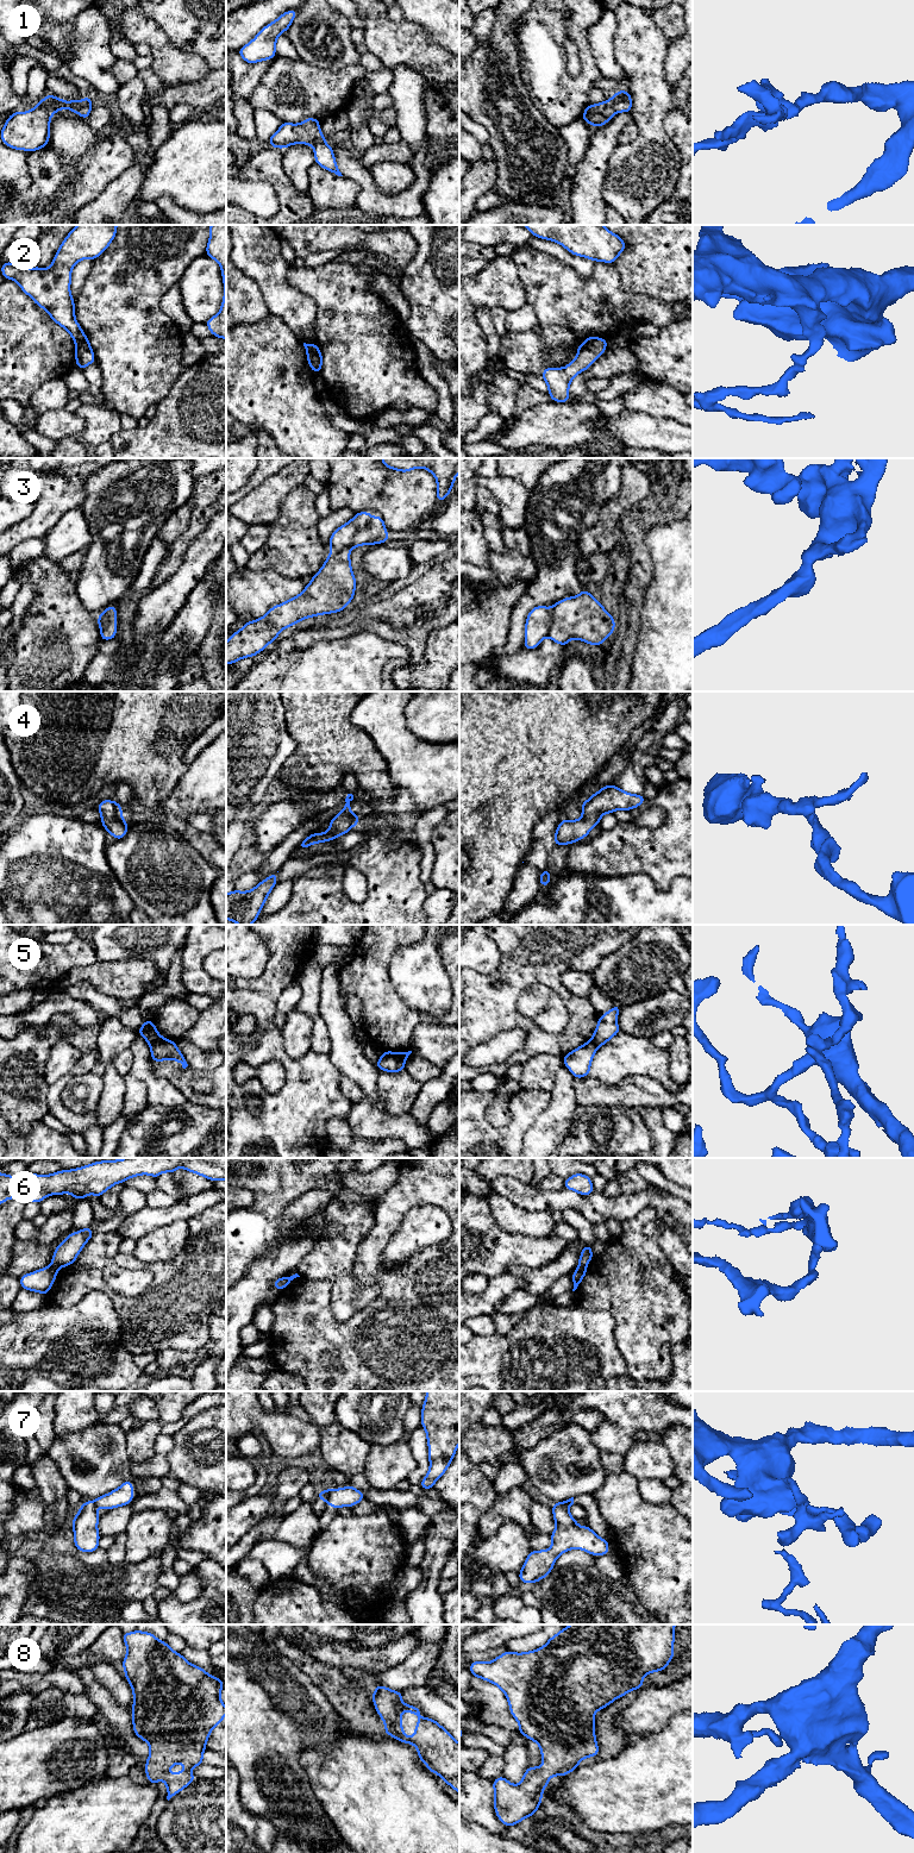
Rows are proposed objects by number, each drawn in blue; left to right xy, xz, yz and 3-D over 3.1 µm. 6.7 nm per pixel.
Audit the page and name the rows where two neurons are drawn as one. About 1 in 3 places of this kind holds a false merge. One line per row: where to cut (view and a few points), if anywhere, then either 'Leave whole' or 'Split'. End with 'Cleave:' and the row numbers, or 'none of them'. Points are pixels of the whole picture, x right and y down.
1: No split. Leave whole
2: Split along xz (319, 351), (319, 356), (310, 364). Split
3: Split along yz (550, 608), (550, 632), (548, 636). Split
4: No split. Leave whole
5: Split along xz (383, 1052), (404, 1062). Split
6: Split along yz (586, 1265), (578, 1268). Split
7: Split along xz (330, 1490), (326, 1500). Split
8: No split. Leave whole
Cleave: 2, 3, 5, 6, 7

